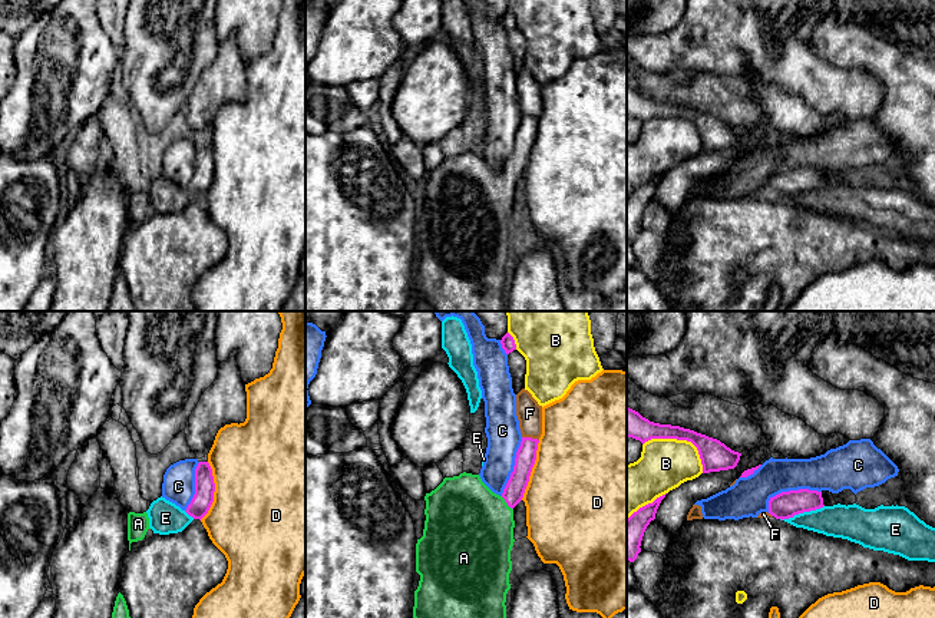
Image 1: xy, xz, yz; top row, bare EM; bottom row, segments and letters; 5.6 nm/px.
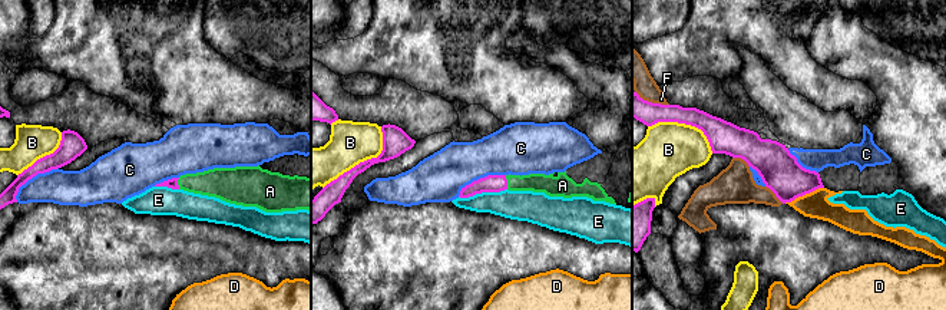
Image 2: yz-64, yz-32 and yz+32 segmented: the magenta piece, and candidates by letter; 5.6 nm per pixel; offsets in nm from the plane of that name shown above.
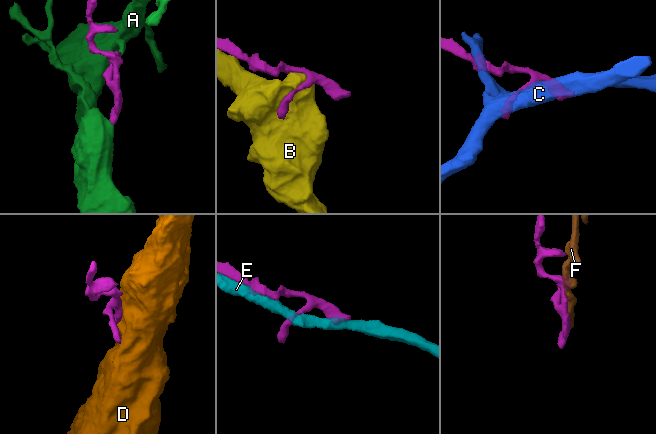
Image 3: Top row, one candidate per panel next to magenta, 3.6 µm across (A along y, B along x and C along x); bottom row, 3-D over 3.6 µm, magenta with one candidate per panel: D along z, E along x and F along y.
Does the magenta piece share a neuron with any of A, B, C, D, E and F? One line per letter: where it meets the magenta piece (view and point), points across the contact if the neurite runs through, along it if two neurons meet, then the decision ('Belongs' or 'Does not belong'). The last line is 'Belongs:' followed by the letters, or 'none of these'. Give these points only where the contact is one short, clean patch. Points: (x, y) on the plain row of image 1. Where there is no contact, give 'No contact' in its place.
A: Touches magenta at xz (506, 181). Path across: xz (514, 169), (506, 181), (471, 207). Belongs
B: Touches magenta at yz (681, 118). Does not belong
C: Touches magenta at yz (789, 169). Does not belong
D: Touches magenta at xz (531, 149). Does not belong
E: Touches magenta at yz (802, 191). Does not belong
F: Touches magenta at xz (531, 116). Does not belong
Belongs: A

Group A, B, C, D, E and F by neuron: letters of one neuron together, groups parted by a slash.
A / B / C / D / E / F

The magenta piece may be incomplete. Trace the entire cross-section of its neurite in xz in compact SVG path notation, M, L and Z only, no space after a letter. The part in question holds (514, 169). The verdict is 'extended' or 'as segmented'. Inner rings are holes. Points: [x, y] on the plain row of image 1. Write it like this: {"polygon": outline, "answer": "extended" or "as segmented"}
{"polygon": "M522 116L516 130L513 151L499 175L493 172L479 153L460 152L445 156L430 172L426 172L426 199L423 215L416 222L416 251L420 254L414 270L414 300L429 303L435 311L505 311L506 272L511 268L511 229L513 225L513 186L522 179L536 139L538 118Z", "answer": "extended"}

